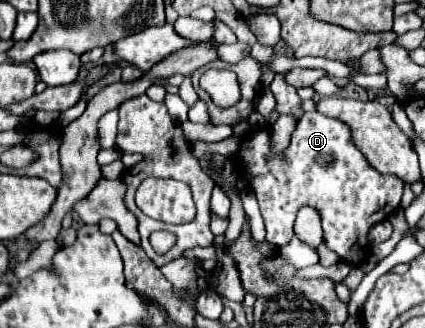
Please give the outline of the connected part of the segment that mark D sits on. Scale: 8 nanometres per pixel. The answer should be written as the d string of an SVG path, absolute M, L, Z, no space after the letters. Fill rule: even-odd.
M309 111L297 121L297 127L291 135L291 143L281 153L273 153L271 149L271 127L263 125L257 131L251 129L241 141L241 147L235 155L235 165L245 175L251 191L257 197L263 223L265 223L265 231L267 231L267 241L271 245L279 247L279 241L291 241L294 236L294 223L298 210L301 207L313 207L321 215L323 239L327 247L333 253L337 253L343 263L351 263L351 265L359 265L367 257L363 247L367 247L369 251L369 239L367 239L369 229L375 223L387 219L399 207L399 201L403 195L403 181L393 175L377 173L365 161L363 153L353 145L351 131L345 123L325 117L317 111Z

